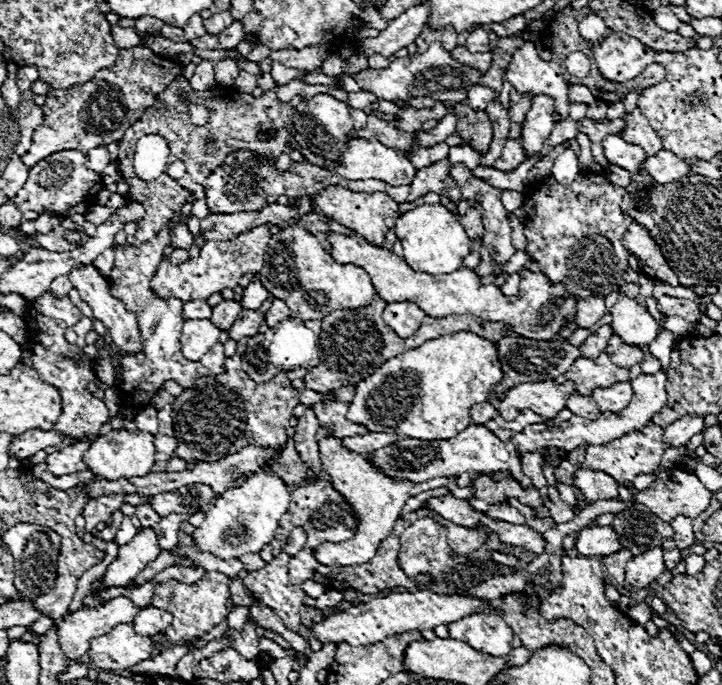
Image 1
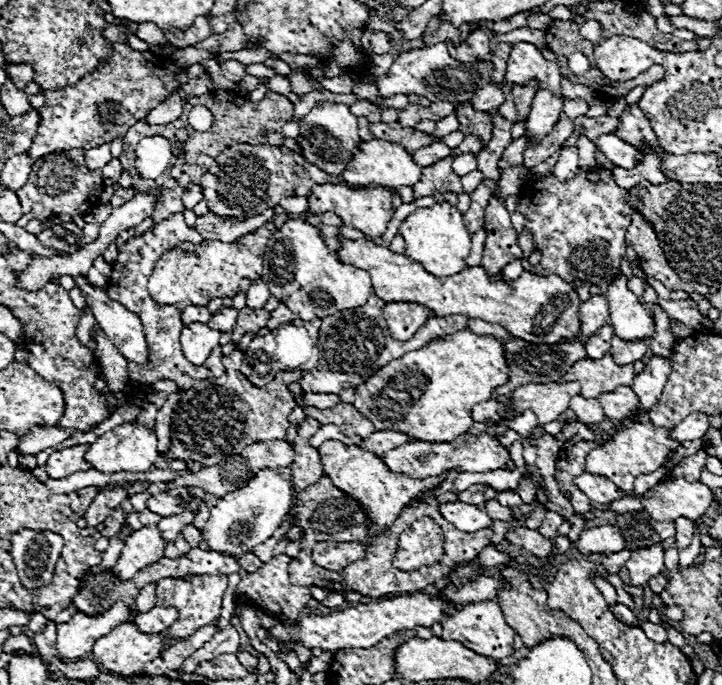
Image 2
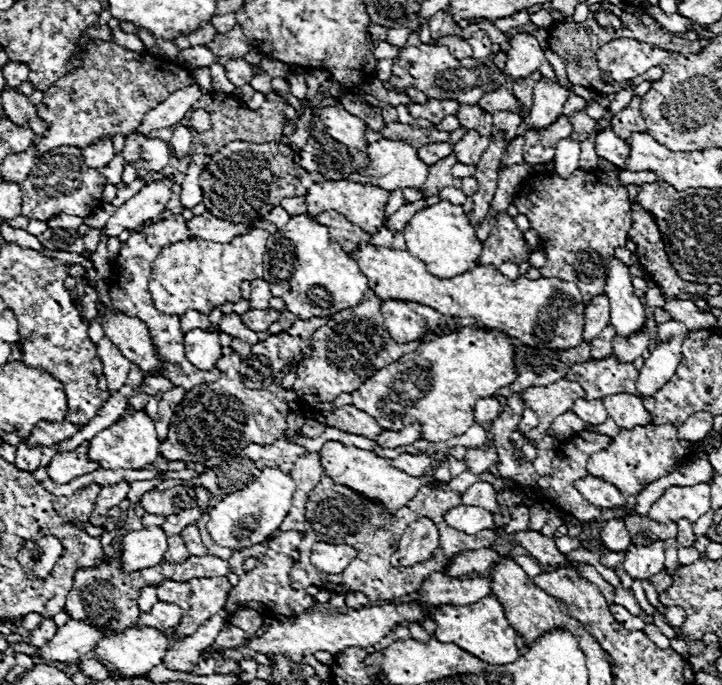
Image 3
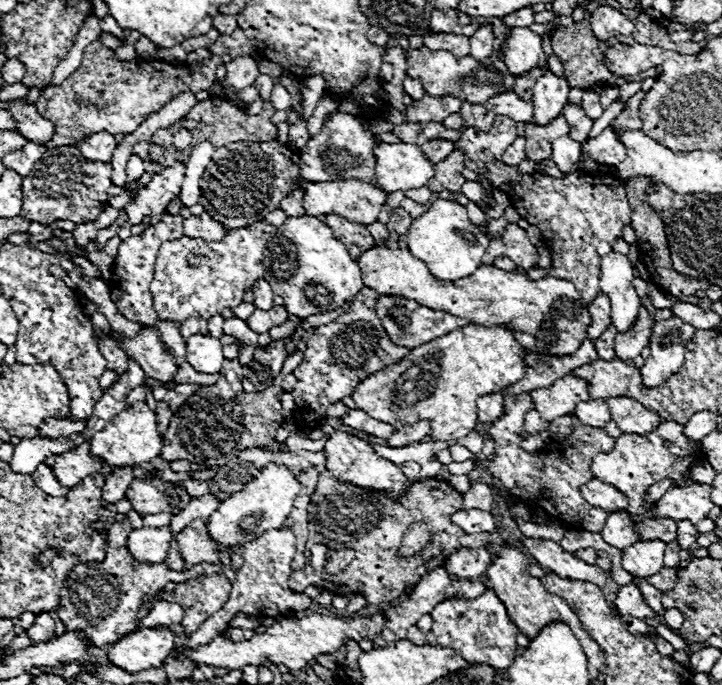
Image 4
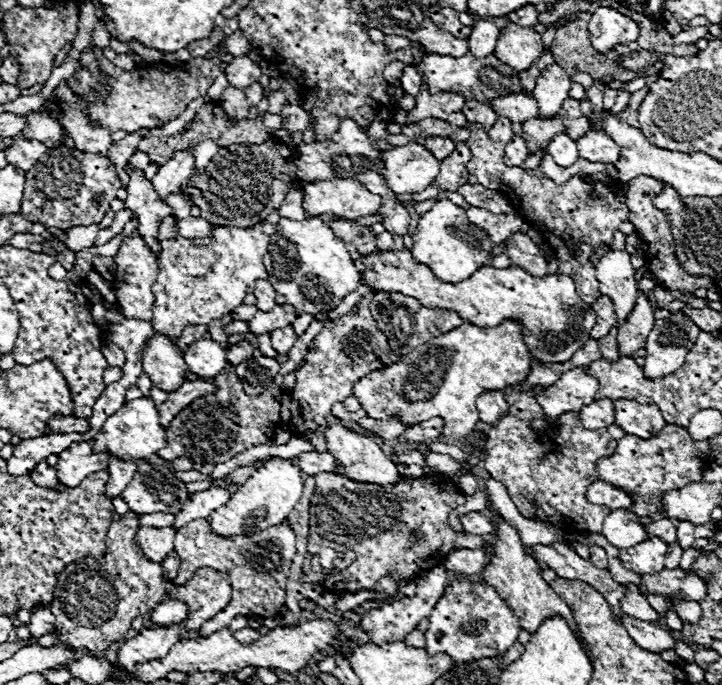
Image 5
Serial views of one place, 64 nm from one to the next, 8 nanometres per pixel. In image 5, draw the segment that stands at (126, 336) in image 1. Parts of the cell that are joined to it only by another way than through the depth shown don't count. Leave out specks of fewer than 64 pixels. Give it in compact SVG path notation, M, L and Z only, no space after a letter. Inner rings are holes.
M154 334L152 346L144 350L144 372L152 384L164 392L176 392L184 384L184 376L190 370L178 348L164 336Z

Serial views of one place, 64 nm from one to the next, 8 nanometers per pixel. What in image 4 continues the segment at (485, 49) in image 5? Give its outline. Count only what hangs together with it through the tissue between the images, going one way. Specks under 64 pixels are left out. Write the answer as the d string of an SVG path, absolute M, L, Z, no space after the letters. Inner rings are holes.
M482 24L472 36L470 36L470 56L480 60L494 54L494 32L492 24Z

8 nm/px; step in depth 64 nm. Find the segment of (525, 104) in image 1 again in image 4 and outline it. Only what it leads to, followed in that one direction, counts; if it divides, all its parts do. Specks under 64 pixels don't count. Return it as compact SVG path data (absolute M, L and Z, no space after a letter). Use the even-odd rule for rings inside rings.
M536 66L532 70L528 70L528 74L520 74L516 76L516 94L520 94L520 98L528 98L532 100L532 88L536 84L536 80L546 72L546 68L542 66Z

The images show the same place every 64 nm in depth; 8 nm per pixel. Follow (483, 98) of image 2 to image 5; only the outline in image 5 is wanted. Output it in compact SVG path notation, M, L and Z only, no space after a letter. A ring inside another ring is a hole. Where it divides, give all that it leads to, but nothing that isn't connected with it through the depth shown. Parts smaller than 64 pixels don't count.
M510 94L508 98L496 98L496 100L492 100L492 108L496 110L496 114L506 116L512 122L540 118L538 102L526 94Z

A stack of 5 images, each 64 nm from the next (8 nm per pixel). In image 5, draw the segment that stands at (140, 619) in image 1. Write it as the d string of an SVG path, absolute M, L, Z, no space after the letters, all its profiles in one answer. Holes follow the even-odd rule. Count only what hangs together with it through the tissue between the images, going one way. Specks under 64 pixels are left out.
M166 600L160 602L152 614L150 620L158 626L170 626L170 624L180 624L188 616L188 606L182 600Z

